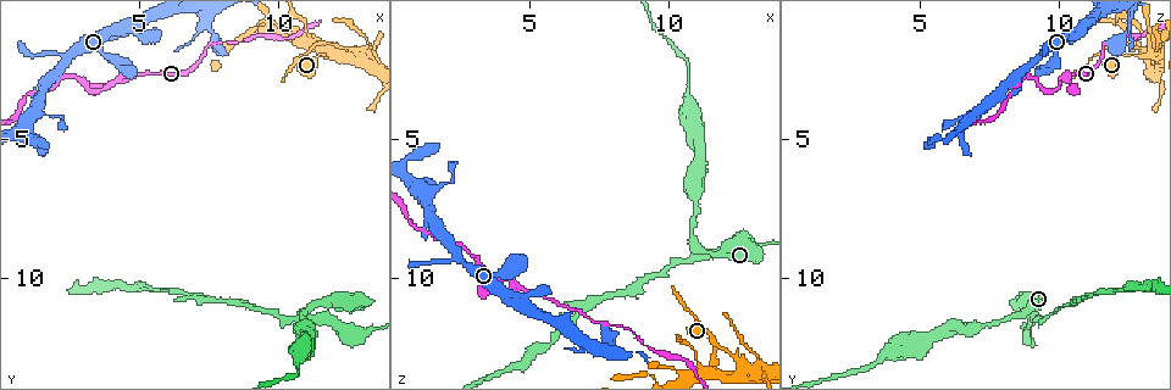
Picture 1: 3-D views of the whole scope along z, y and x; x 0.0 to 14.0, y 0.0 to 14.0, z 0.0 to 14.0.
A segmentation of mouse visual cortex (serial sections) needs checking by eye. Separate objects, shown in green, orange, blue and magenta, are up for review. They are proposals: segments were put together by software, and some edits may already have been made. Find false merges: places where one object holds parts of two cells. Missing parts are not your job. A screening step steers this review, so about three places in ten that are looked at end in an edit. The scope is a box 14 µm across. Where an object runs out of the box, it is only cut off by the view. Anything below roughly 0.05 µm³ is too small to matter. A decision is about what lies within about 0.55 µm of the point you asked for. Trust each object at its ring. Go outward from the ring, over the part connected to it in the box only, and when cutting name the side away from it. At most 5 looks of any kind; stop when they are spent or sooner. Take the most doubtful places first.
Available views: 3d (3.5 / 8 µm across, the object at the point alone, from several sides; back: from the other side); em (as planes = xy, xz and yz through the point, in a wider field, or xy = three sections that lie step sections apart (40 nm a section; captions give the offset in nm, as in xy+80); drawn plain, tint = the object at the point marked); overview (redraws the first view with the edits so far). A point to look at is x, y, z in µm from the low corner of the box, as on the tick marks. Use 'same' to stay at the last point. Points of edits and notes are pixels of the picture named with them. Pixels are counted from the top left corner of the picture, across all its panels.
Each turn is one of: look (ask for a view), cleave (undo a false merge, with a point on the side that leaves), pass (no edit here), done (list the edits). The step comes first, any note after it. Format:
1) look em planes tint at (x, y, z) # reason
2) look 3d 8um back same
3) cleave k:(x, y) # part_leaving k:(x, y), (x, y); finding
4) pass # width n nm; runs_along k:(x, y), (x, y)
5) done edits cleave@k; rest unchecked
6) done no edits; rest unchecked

look 3d 3.5um at (4.6, 2.8, 10.2) # three-way junction

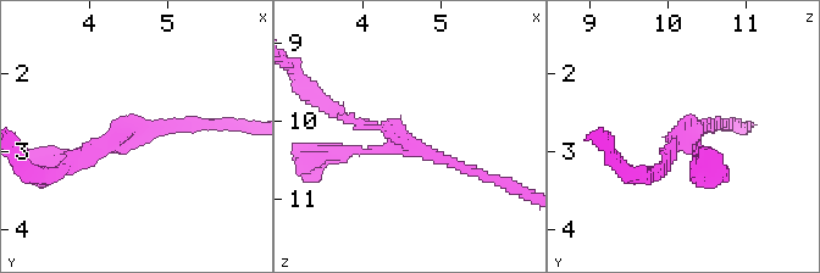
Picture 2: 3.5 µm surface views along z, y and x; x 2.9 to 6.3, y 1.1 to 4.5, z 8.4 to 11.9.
look em xy step 1 tint at (4.50, 2.75, 10.30) # arms 3; arm_widths 100, 150, 150 nm

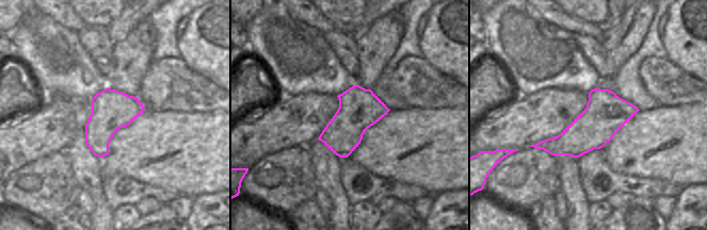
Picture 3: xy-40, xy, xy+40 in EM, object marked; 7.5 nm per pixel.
pass # runs_along 2:(476, 172), (337, 112); one cell here

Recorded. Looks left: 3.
look 3d 8um at (13.2, 1.8, 13.1) # thick turns thin

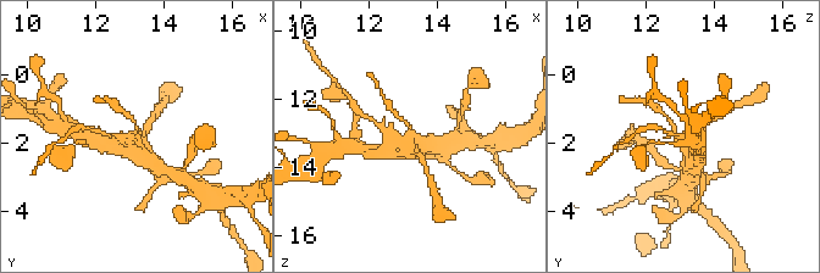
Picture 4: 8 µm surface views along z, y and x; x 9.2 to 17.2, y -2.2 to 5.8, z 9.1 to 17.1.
look em xy step 5 tint at (13.3, 2.0, 12.9) # now the EM

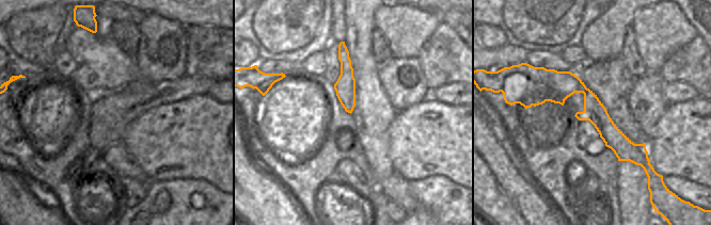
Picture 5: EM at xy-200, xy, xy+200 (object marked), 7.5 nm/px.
pass # runs_along 4:(699, 149), (681, 143), (663, 113); continuous, no second cell

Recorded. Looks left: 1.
done no edits; rest unchecked

